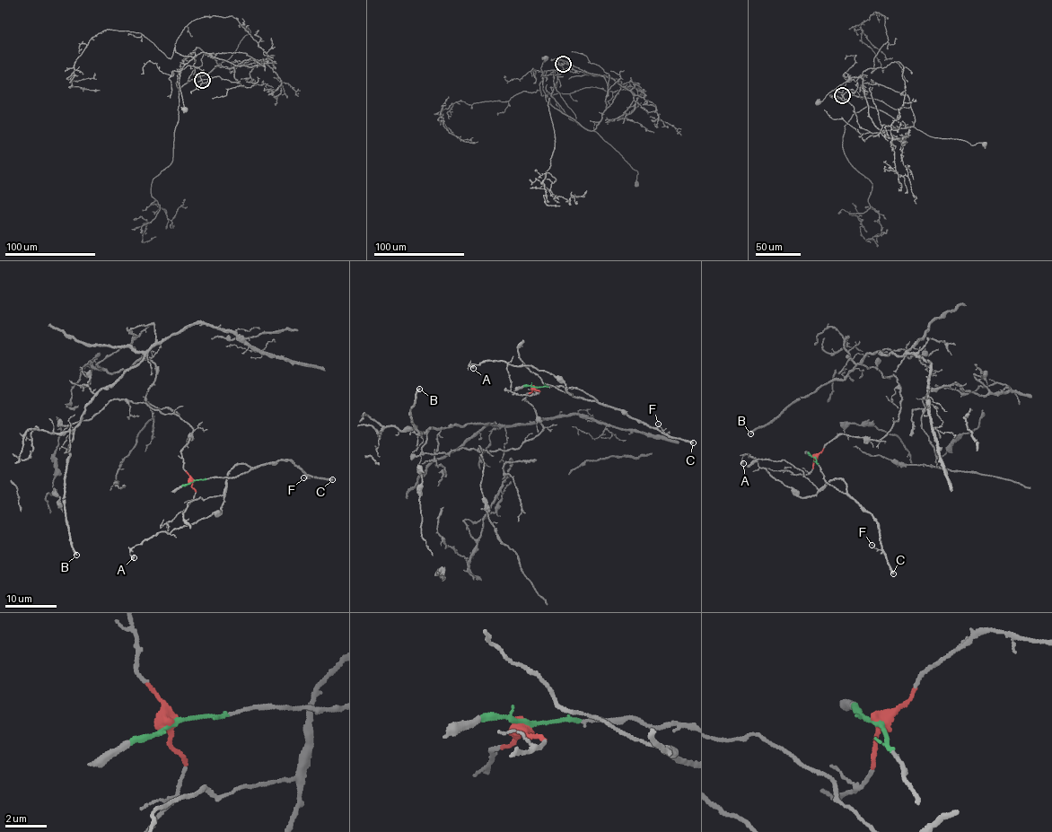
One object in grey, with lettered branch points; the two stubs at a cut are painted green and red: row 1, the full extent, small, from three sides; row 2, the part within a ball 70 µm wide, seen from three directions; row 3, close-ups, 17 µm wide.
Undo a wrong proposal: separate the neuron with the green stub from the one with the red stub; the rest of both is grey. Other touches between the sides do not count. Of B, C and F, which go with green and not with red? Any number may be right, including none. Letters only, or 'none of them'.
C, F

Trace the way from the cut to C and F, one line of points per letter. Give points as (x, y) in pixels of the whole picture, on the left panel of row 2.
C: (193, 480), (233, 477), (279, 459), (290, 461), (309, 475), (333, 479)
F: (193, 480), (233, 477), (279, 459), (290, 461), (307, 478), (304, 478)

